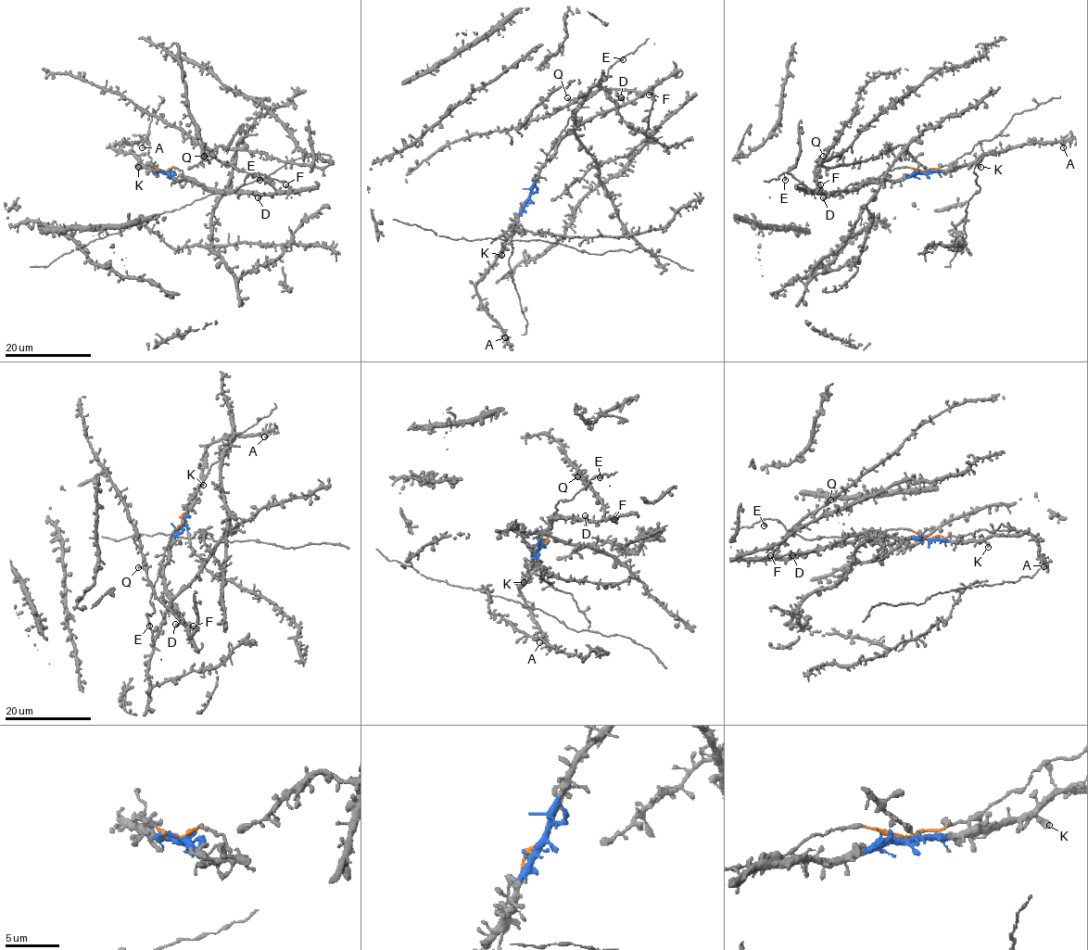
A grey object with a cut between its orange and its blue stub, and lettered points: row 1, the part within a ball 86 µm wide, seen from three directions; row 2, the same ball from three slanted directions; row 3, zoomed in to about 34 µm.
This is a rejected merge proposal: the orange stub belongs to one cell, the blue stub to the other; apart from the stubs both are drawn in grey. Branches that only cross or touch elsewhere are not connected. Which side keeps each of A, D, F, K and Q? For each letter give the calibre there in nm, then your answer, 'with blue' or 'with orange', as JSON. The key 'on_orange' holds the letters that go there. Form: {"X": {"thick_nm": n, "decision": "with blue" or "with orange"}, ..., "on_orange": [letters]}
{"A": {"thick_nm": 200, "decision": "with blue"}, "D": {"thick_nm": 400, "decision": "with blue"}, "F": {"thick_nm": 420, "decision": "with blue"}, "K": {"thick_nm": 440, "decision": "with blue"}, "Q": {"thick_nm": 240, "decision": "with blue"}, "on_orange": []}

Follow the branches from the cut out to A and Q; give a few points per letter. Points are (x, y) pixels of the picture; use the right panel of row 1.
A: (924, 172), (961, 168), (984, 154), (1003, 153), (1011, 146), (1064, 142), (1063, 147)
Q: (924, 172), (901, 179), (866, 181), (859, 187), (825, 194), (816, 184), (814, 173), (824, 156)

